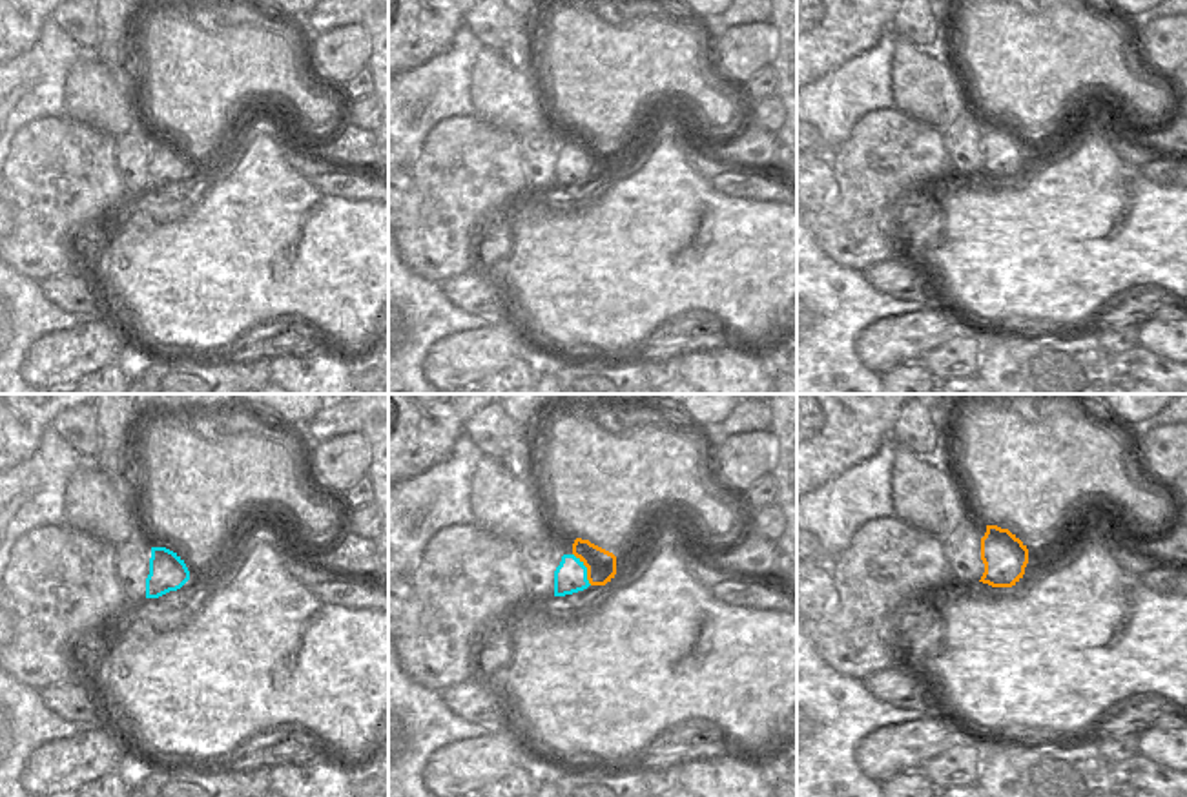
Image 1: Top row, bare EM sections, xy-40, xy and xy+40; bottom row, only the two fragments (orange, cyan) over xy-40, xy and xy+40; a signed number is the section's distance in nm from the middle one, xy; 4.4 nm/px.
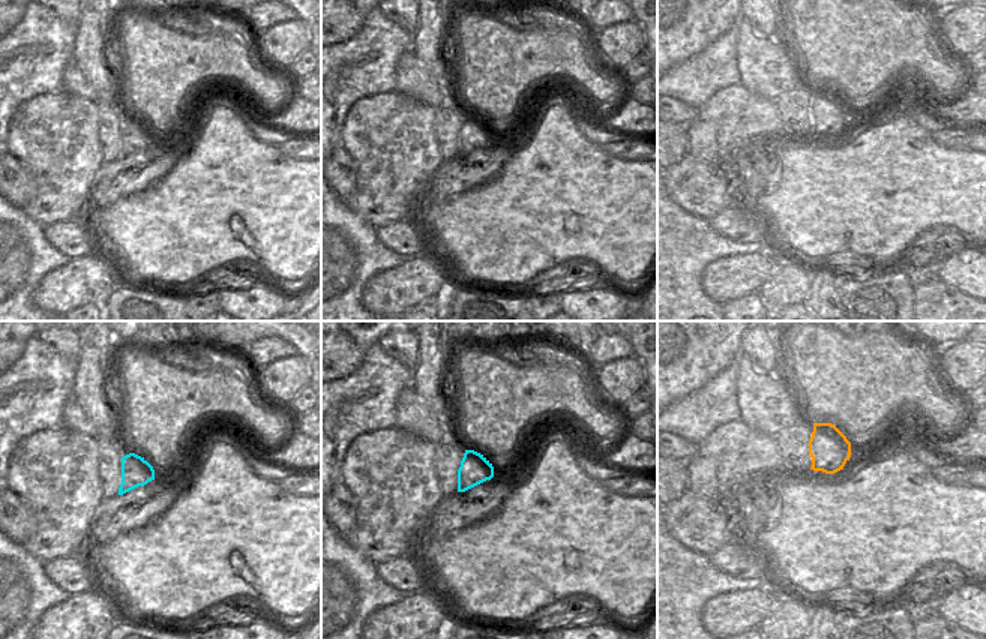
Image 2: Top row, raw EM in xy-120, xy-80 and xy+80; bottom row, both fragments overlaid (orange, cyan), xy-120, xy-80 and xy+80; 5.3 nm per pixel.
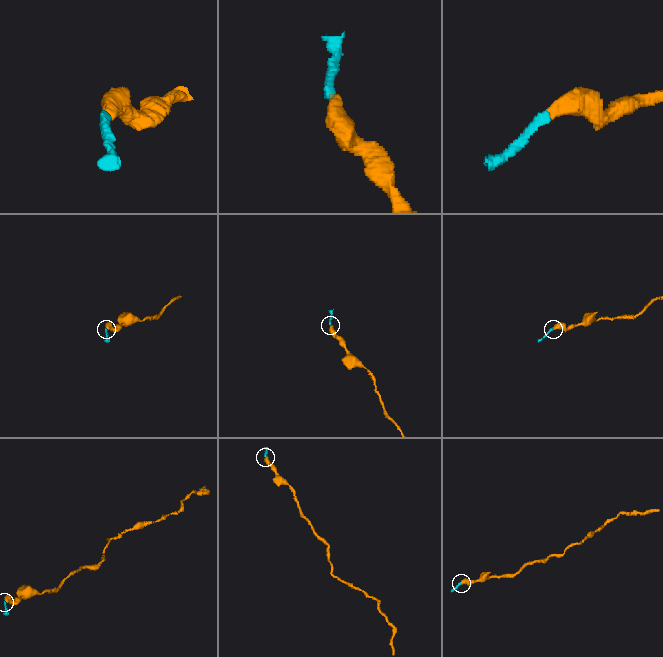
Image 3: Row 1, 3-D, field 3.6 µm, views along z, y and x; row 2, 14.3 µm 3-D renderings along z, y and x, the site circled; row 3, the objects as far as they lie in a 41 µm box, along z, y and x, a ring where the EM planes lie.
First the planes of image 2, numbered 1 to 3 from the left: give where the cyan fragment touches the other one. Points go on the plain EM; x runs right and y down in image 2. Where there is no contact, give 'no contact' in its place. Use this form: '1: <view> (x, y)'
1: no contact
2: no contact
3: no contact

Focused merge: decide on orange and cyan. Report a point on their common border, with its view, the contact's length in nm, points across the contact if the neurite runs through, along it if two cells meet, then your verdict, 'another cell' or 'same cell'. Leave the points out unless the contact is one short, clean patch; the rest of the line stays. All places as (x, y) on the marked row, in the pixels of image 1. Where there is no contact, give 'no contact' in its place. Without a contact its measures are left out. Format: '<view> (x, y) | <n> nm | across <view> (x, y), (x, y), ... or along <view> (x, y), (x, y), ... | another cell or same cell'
xy (588, 569) | 170 nm | across xy (600, 564), (588, 569), (578, 569), (571, 575) | same cell

